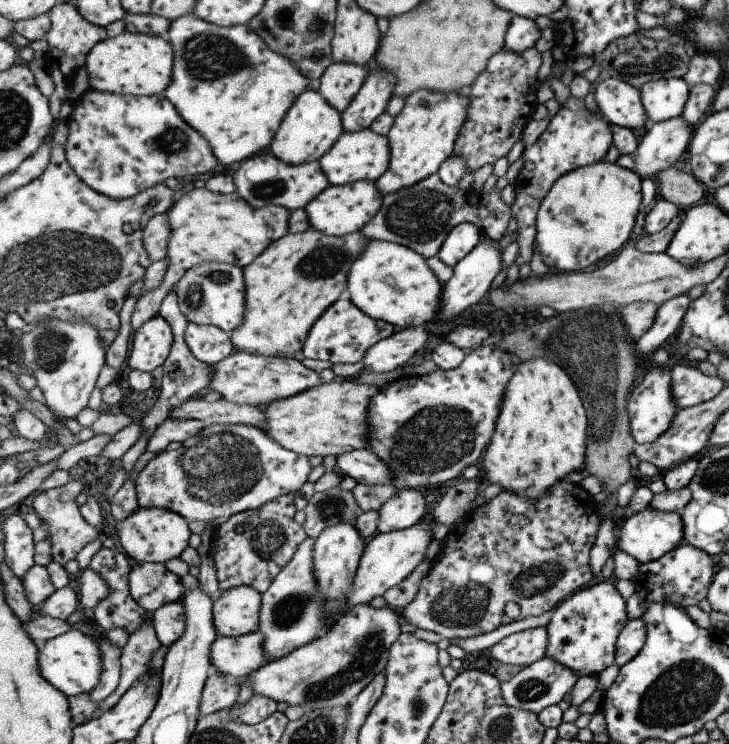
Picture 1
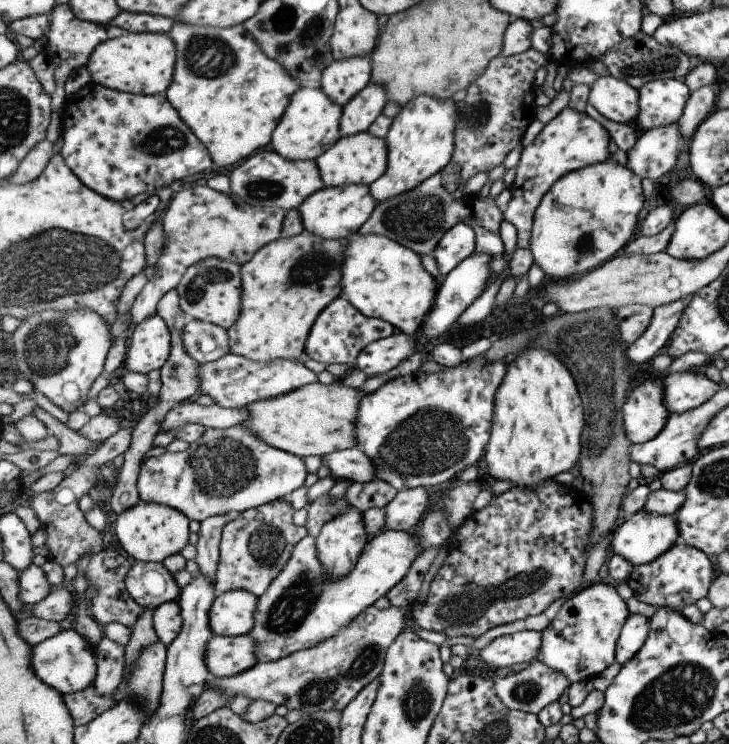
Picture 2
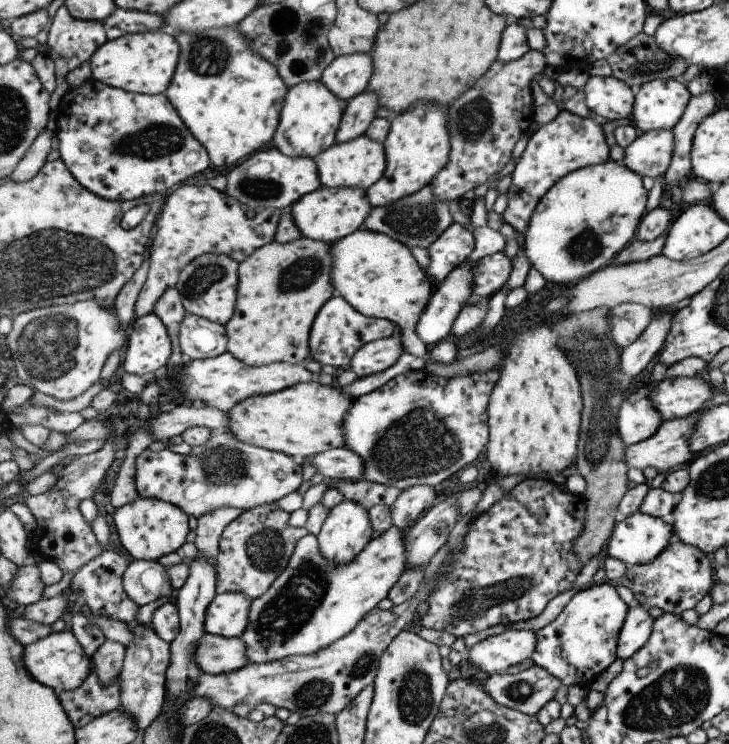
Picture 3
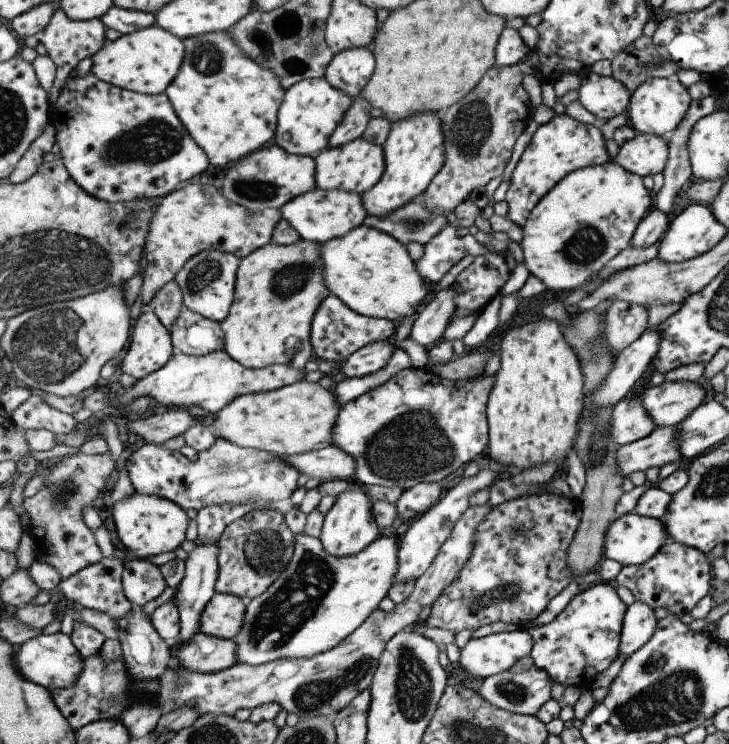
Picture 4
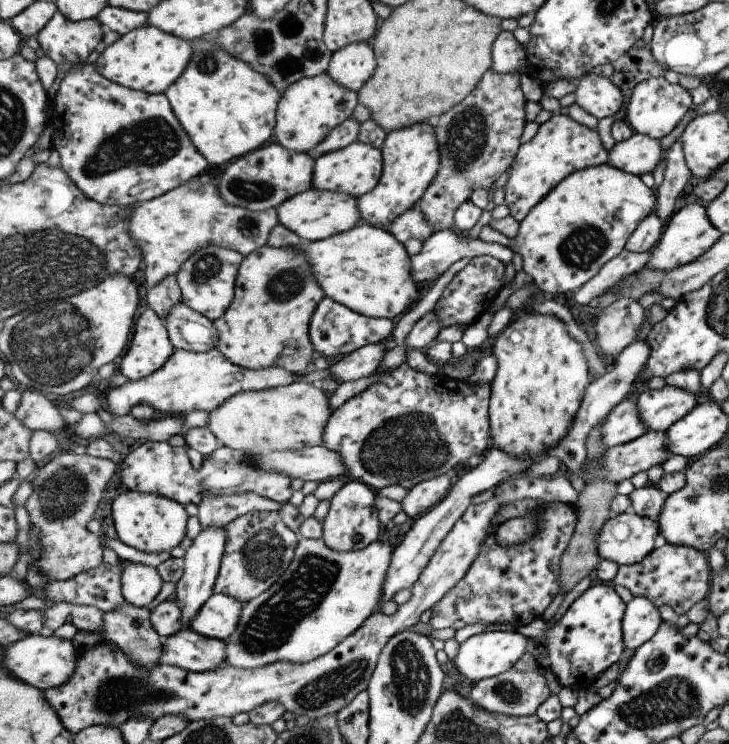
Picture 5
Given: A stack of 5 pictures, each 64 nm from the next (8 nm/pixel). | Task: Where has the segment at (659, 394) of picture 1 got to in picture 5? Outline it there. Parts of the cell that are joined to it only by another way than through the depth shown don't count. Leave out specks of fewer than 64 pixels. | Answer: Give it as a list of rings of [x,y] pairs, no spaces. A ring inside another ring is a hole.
[[[629,398],[611,412],[602,426],[604,446],[609,449],[638,440],[648,432],[640,420],[639,408]]]

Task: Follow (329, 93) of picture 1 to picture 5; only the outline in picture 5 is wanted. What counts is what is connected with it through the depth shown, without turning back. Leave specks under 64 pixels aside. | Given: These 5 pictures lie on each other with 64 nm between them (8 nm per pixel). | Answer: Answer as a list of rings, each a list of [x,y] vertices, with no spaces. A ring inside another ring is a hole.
[[[371,42],[352,43],[333,54],[328,74],[336,82],[358,94],[373,77],[377,66]]]

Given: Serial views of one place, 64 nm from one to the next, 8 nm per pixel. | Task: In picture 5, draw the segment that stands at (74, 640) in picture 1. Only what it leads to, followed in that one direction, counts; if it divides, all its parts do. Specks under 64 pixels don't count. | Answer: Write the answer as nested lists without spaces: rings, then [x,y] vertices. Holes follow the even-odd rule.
[[[28,635],[18,642],[4,648],[5,669],[14,678],[35,686],[43,691],[65,685],[76,672],[76,662],[79,660],[77,649],[72,640],[61,640],[51,635]]]

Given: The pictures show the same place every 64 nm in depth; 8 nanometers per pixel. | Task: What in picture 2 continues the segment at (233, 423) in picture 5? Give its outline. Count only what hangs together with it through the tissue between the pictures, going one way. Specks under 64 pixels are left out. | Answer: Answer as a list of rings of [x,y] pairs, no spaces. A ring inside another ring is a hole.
[[[339,380],[329,385],[314,383],[292,393],[248,405],[246,408],[250,416],[246,425],[256,438],[278,450],[300,458],[323,458],[330,453],[356,447],[356,417],[365,396],[360,388],[349,388]]]

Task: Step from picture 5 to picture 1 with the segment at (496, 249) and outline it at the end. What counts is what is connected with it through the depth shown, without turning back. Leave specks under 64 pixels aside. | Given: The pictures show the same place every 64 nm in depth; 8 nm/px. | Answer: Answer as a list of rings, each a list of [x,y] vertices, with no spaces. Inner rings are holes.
[[[462,223],[449,234],[437,256],[446,266],[454,268],[480,244],[484,236],[475,224]]]

